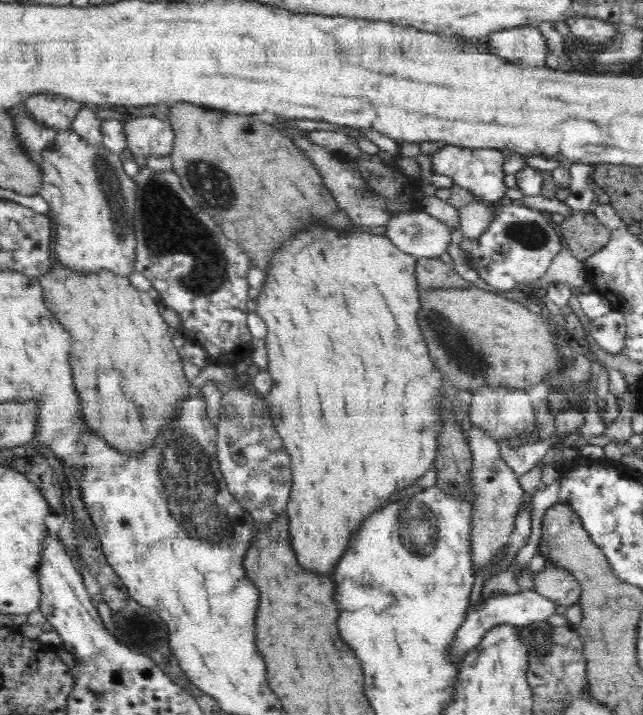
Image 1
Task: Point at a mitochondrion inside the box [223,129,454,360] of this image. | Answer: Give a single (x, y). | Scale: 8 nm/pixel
(375, 182)

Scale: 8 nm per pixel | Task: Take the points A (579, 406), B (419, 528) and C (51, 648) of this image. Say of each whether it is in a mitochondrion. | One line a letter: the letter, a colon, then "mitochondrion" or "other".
A: other
B: mitochondrion
C: other

